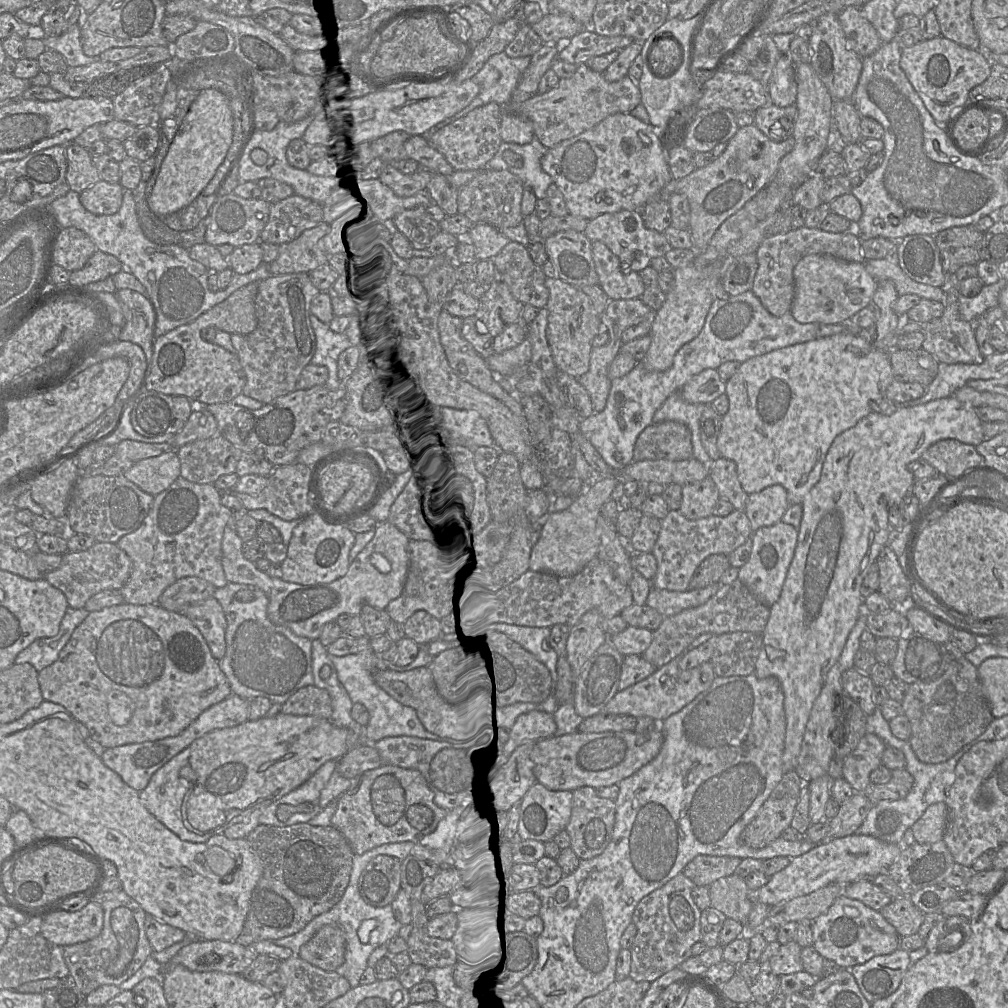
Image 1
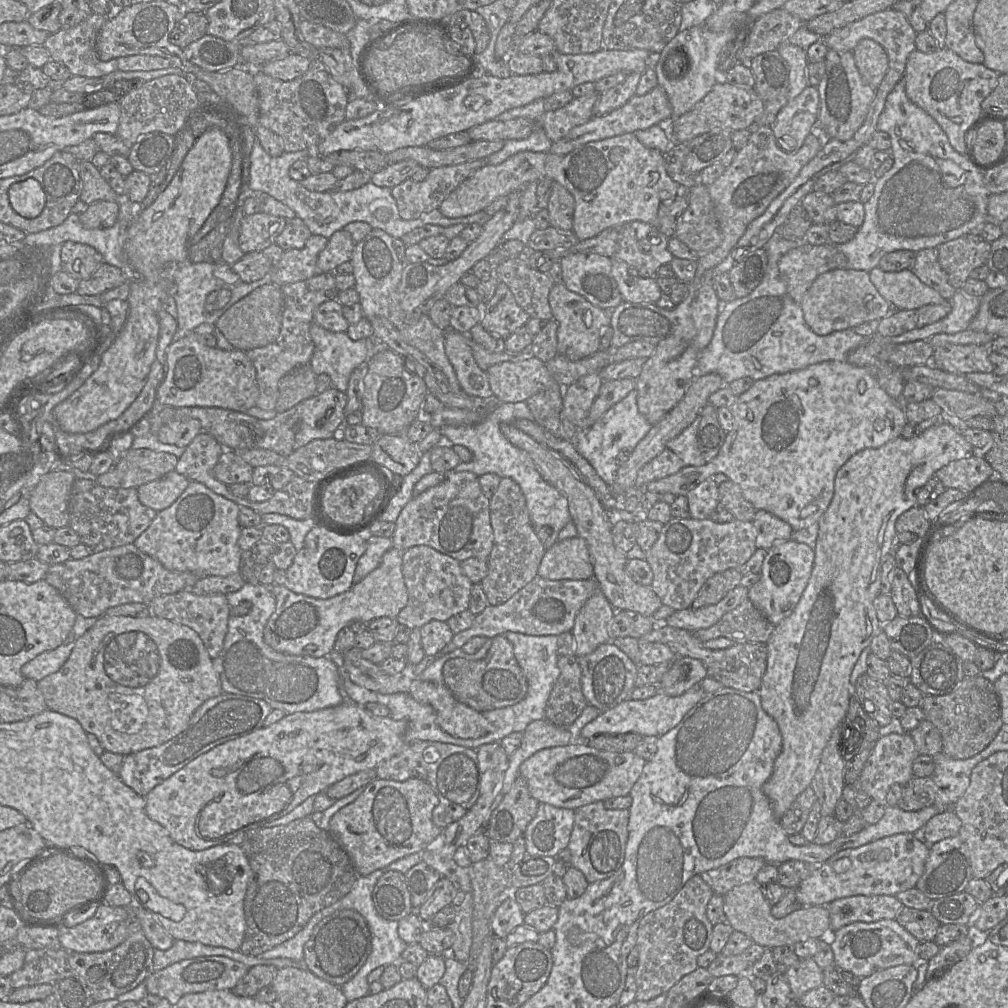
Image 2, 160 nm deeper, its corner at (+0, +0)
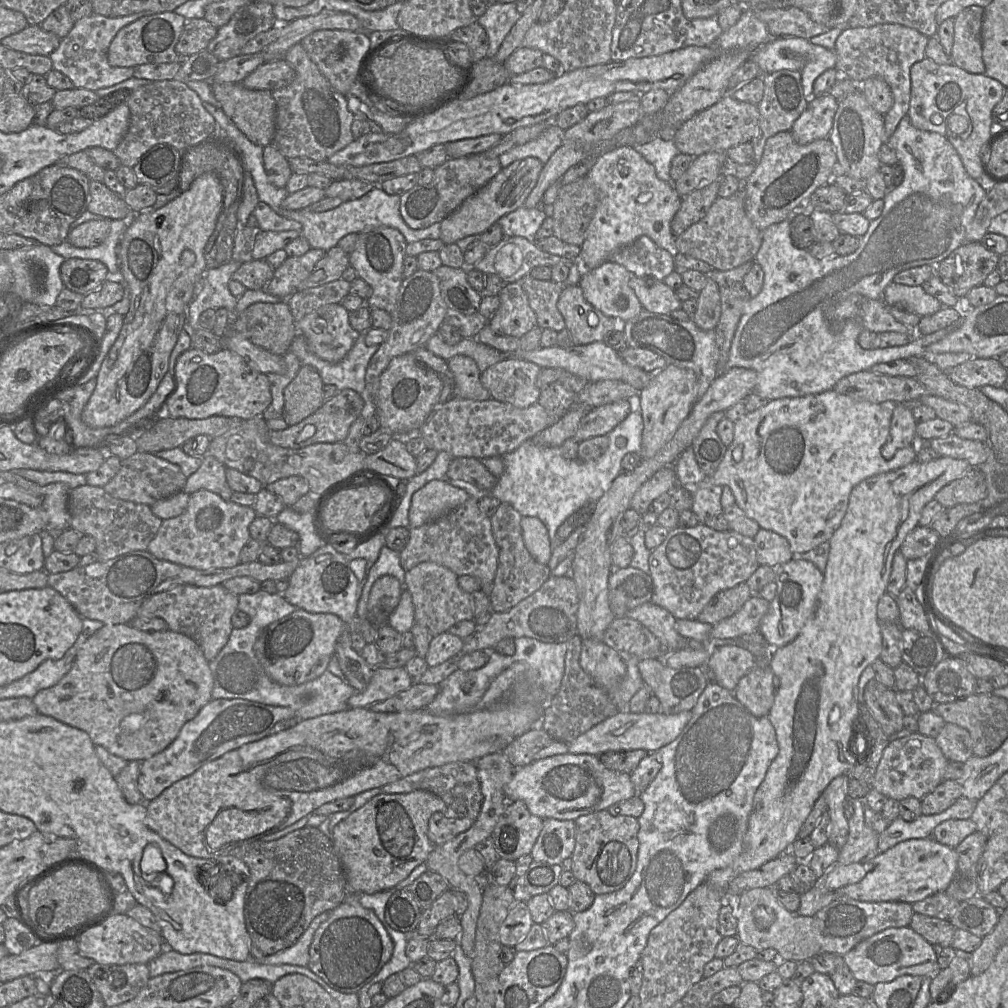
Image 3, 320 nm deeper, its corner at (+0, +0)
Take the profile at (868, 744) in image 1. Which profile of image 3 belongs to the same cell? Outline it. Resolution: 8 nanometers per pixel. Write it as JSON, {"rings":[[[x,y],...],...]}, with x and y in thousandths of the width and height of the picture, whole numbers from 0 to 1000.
{"rings":[[[911,726],[904,727],[899,731],[884,734],[879,740],[868,766],[866,783],[891,795],[901,791],[914,794],[938,774],[936,769],[940,757],[927,732]]]}

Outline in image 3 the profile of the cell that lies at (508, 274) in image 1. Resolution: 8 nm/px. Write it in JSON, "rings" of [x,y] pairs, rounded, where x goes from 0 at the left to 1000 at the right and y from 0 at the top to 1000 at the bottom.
{"rings":[[[526,272],[516,277],[514,281],[521,289],[525,303],[532,313],[532,324],[552,329],[562,326],[561,318],[553,306],[558,283],[548,278],[530,277]]]}

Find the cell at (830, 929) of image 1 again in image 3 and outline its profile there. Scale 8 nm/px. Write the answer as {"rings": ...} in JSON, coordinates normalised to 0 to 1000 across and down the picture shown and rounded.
{"rings":[[[902,919],[880,921],[852,935],[836,947],[849,972],[868,977],[894,967],[924,968],[933,962],[926,938]]]}

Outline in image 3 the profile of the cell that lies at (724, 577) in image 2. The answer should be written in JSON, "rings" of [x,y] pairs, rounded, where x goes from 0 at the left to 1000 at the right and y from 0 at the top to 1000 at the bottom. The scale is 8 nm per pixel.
{"rings":[[[740,577],[712,587],[698,602],[691,614],[705,621],[732,607],[746,591]]]}

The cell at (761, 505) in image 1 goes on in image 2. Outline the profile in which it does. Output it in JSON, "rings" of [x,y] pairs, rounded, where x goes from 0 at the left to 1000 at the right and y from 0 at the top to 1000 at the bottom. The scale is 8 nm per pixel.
{"rings":[[[751,506],[746,519],[750,527],[750,544],[762,546],[770,539],[785,535],[786,523],[761,507]]]}

